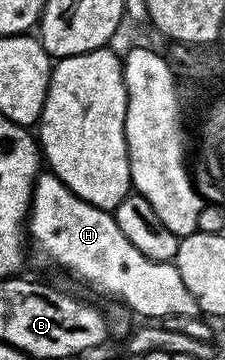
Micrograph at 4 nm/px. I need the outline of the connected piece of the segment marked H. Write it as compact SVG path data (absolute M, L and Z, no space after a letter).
M49 171L39 172L38 180L34 183L34 195L30 199L30 212L28 214L28 237L34 240L38 249L43 249L62 269L67 269L74 277L87 281L94 289L107 293L110 297L119 297L128 308L142 319L161 319L172 315L199 316L200 310L192 291L184 287L184 279L180 279L180 271L173 263L168 261L153 261L148 255L140 255L132 243L128 243L124 231L116 227L113 212L92 207L84 199L80 199L67 187L55 173Z

